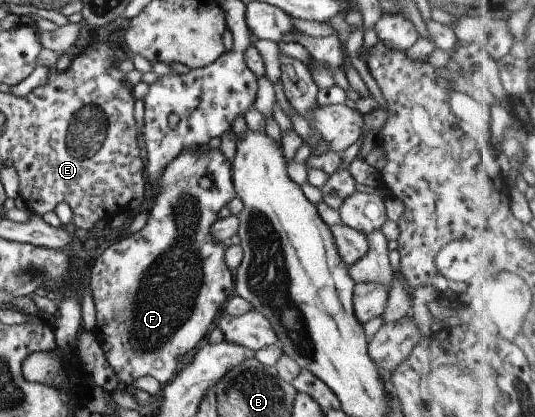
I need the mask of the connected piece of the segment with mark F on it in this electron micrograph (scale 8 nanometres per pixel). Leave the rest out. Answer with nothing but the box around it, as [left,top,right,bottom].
[89,143,237,386]

